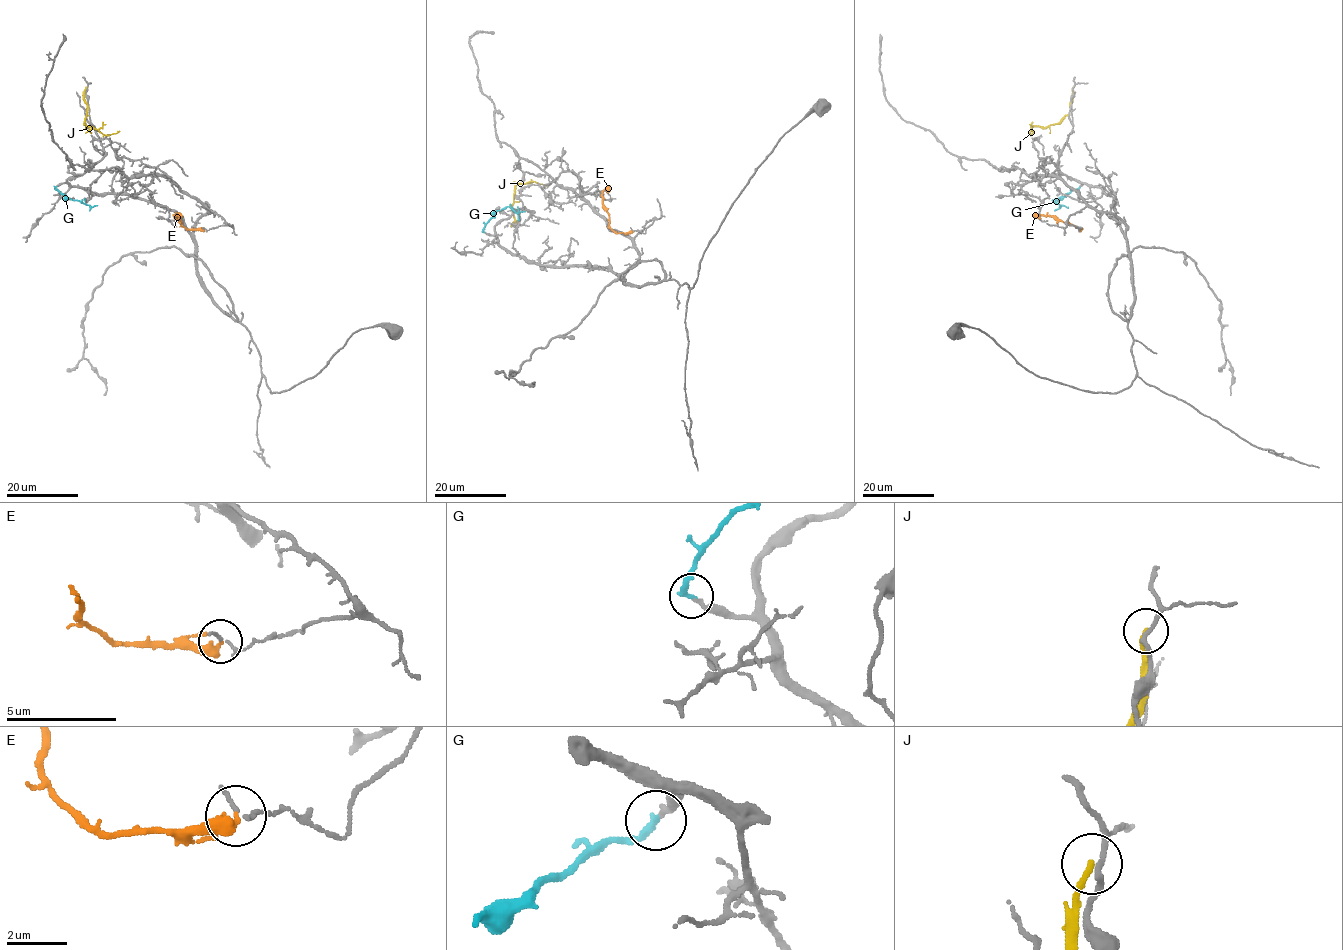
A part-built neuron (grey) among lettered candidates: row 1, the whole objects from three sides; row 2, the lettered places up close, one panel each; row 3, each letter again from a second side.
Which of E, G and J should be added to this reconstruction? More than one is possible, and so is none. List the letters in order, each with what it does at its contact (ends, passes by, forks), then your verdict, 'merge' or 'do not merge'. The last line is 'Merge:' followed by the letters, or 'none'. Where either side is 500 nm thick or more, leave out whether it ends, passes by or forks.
E: it ends | do not merge
G: it ends | do not merge
J: it ends | do not merge
Merge: none

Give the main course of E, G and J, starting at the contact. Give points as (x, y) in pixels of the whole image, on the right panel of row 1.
E: (1079, 229), (1048, 215), (1039, 216)
G: (1080, 187), (1055, 201), (1059, 206)
J: (1073, 87), (1070, 111), (1055, 124), (1031, 127), (1030, 135), (1034, 131)

